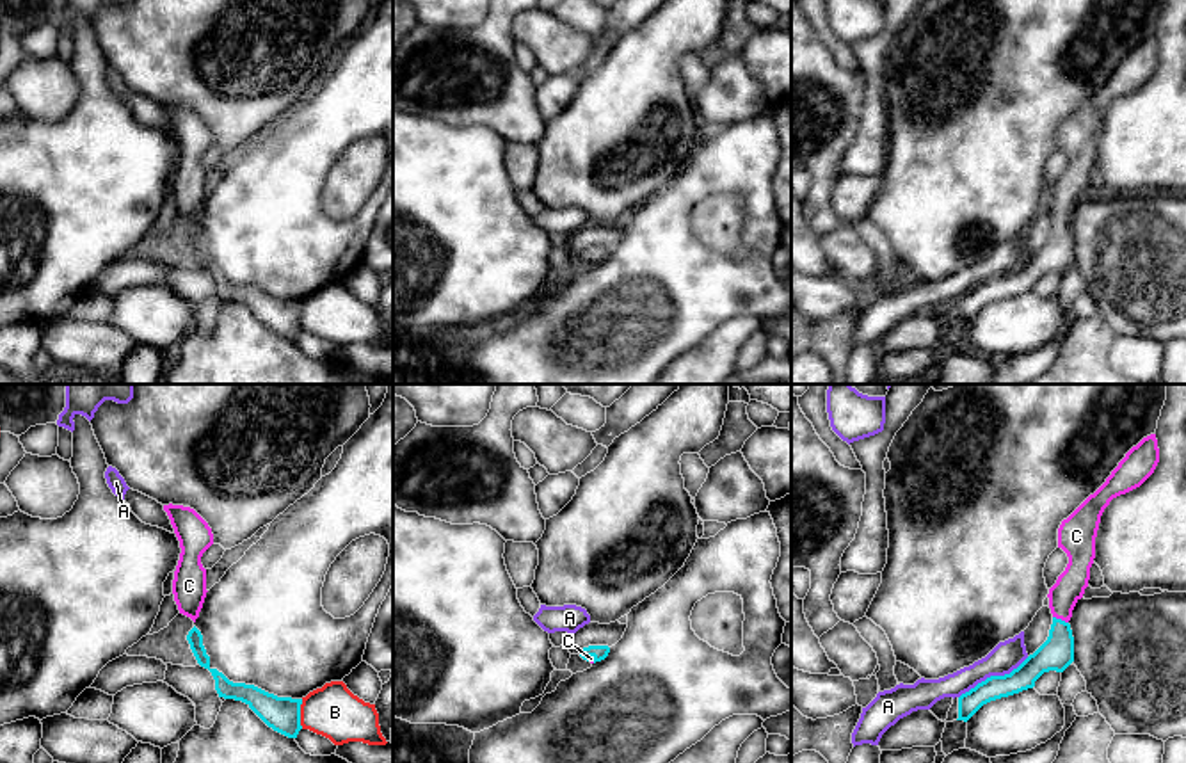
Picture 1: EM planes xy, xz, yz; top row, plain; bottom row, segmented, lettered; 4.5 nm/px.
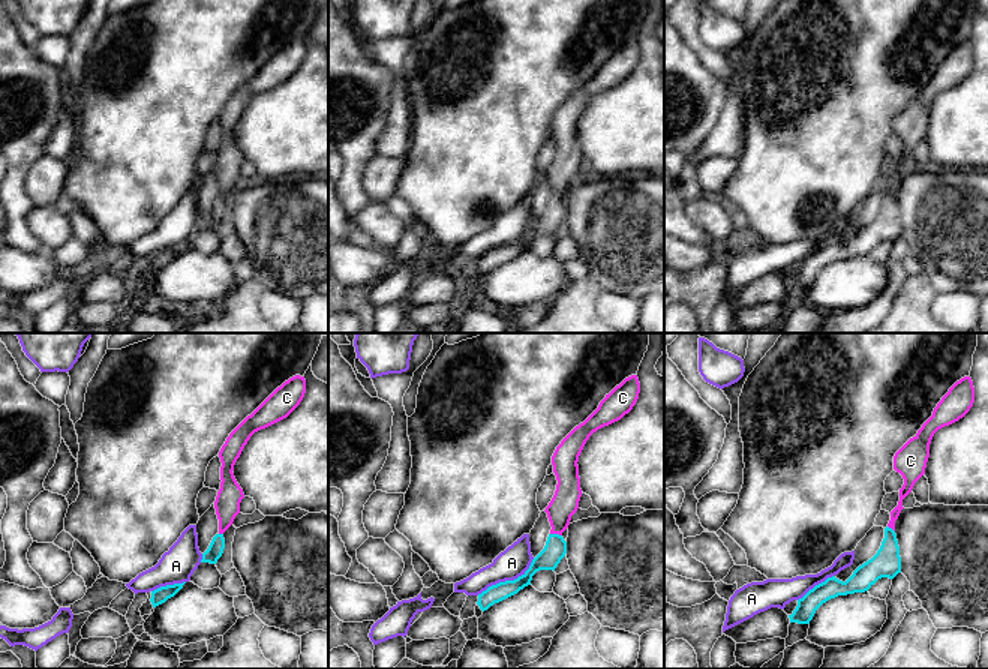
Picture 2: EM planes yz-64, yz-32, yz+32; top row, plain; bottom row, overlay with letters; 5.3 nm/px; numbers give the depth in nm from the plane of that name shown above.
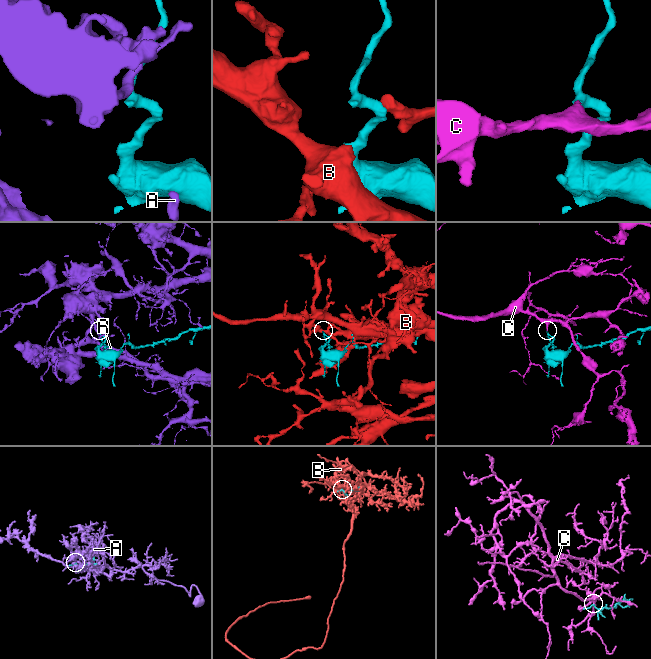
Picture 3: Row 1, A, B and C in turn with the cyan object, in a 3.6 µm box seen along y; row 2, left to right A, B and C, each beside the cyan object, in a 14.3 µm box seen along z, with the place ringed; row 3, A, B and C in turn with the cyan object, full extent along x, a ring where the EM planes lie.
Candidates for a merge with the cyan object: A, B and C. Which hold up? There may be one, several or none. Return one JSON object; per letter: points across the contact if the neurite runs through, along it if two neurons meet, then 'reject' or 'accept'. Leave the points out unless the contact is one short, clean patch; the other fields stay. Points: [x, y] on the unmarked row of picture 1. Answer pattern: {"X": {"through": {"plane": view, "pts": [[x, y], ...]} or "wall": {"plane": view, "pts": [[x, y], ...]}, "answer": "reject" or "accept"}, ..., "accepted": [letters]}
{"A": {"answer": "reject"}, "B": {"answer": "reject"}, "C": {"through": {"plane": "yz", "pts": [[1057, 255], [1060, 221], [1062, 198], [1069, 189]]}, "answer": "accept"}, "accepted": ["C"]}

